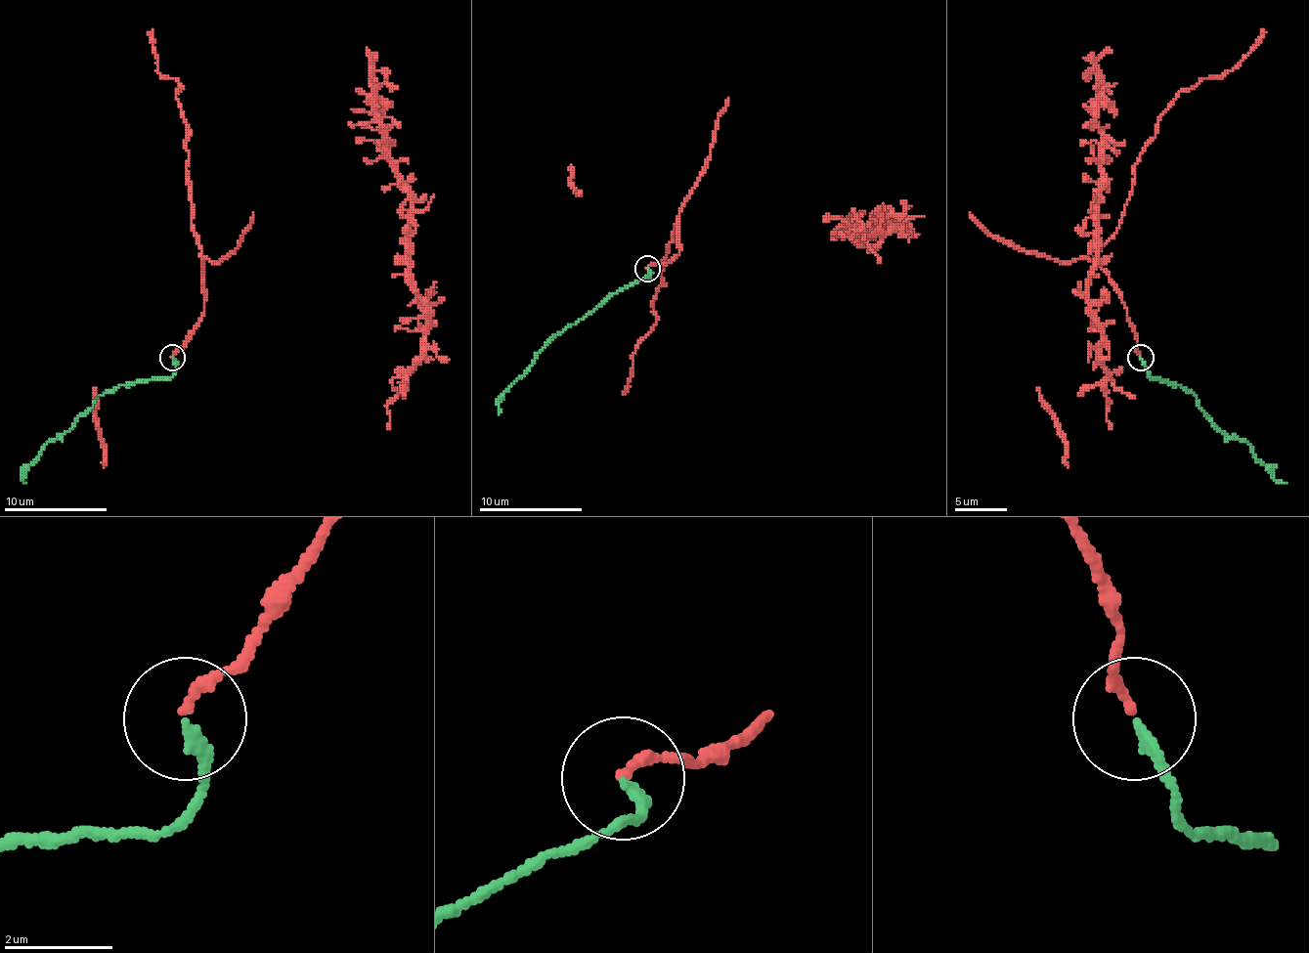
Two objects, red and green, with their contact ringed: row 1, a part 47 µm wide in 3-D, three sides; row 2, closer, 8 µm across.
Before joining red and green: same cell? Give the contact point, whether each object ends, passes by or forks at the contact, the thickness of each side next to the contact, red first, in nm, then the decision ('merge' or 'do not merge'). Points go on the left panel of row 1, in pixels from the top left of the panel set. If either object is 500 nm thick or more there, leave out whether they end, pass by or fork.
place (172, 357); red ends; green ends; calibres 200 and 200 nm; merge

